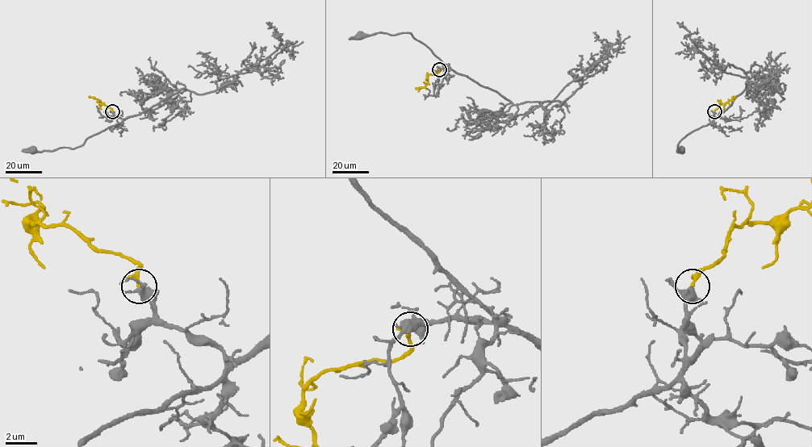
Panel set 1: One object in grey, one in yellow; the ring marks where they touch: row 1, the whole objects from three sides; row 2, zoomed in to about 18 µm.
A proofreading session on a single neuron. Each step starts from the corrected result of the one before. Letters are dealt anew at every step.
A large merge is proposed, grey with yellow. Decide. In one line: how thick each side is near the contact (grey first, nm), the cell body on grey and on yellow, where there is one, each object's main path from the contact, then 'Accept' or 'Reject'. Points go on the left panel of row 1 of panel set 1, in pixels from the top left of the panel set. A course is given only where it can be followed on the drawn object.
Thickness 340 nm (grey) against 280 nm. Soma of grey: (31, 150). Soma of yellow: none. Course of grey: (112, 111), (122, 121), (89, 136), (82, 144), (73, 148), (31, 150). Course of yellow: (112, 111), (110, 108), (100, 104), (97, 99), (89, 96). Accept

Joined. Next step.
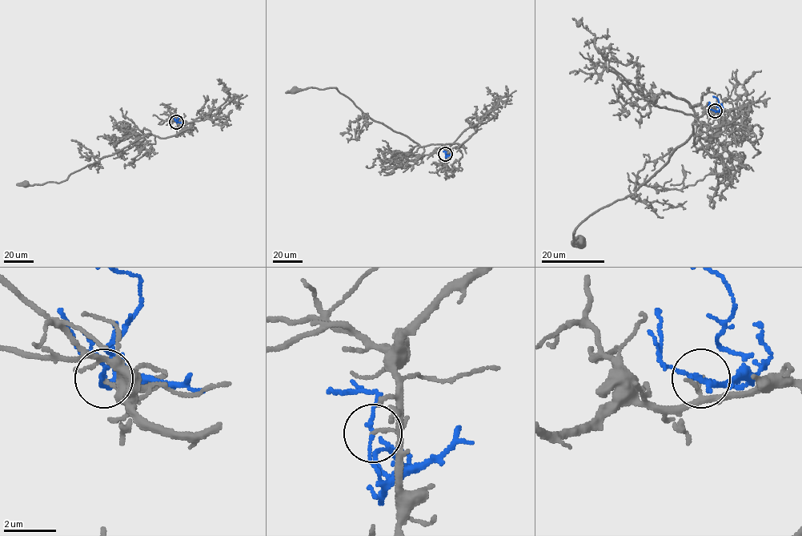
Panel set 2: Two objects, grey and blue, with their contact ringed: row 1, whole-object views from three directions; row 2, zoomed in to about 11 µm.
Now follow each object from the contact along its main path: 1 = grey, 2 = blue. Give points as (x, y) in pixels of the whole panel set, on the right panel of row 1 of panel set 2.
1: (715, 110), (694, 117), (656, 96), (683, 98), (698, 140), (586, 219), (579, 242)
2: (715, 110), (720, 109), (716, 106), (719, 100), (713, 96)

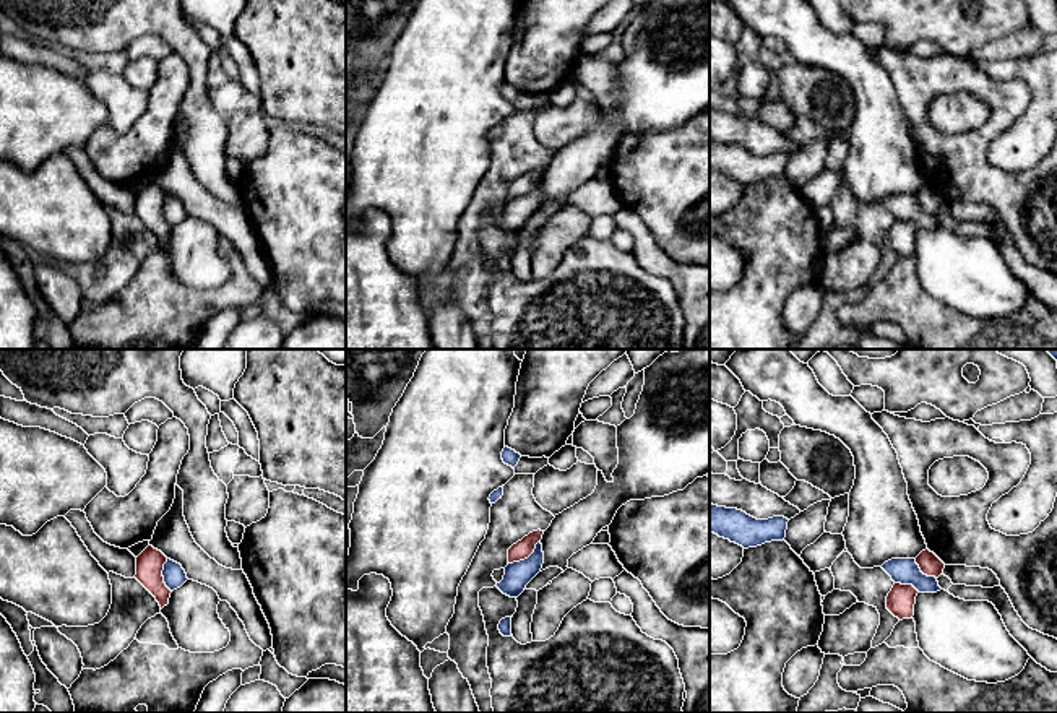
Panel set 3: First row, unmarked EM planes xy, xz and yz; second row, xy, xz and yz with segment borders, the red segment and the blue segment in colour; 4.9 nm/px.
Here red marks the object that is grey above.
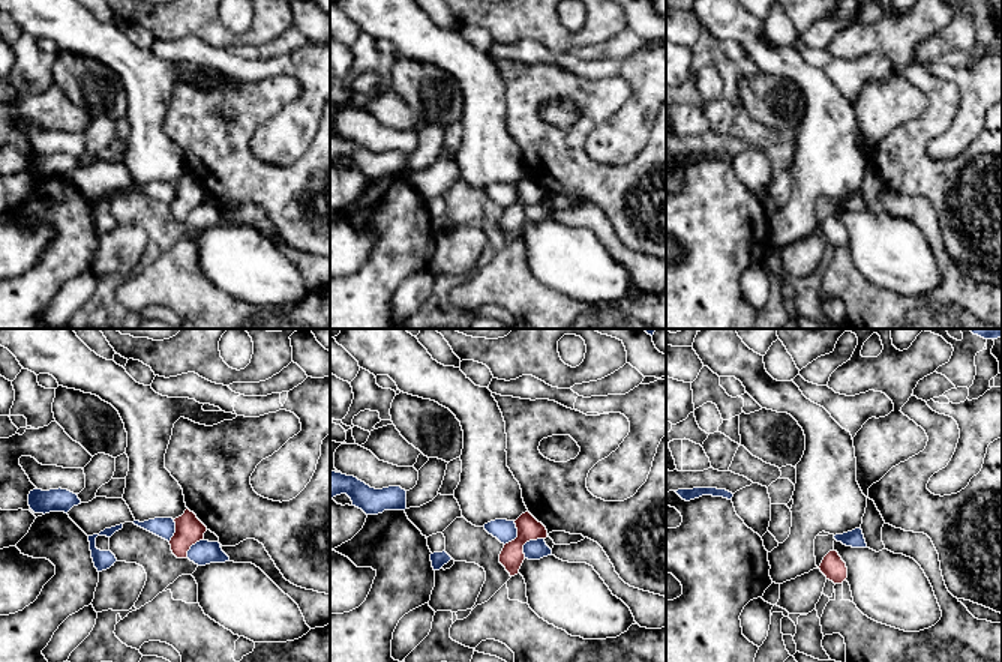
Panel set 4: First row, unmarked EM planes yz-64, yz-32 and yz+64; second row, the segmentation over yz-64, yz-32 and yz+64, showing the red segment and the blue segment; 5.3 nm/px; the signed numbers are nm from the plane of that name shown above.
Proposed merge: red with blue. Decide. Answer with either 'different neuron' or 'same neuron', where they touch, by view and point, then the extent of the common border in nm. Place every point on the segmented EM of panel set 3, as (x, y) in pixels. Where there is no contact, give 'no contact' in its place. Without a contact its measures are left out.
different neuron | xz (526, 557) | 200 nm

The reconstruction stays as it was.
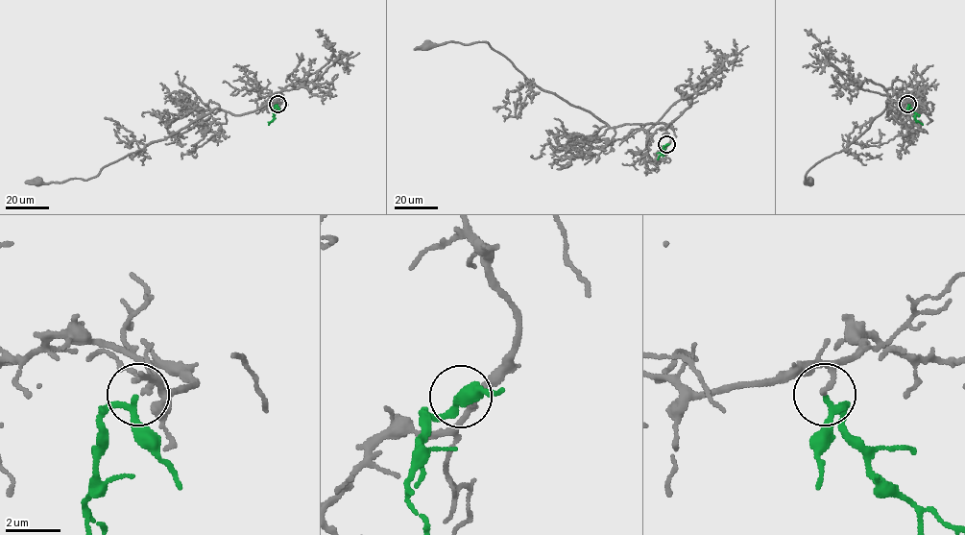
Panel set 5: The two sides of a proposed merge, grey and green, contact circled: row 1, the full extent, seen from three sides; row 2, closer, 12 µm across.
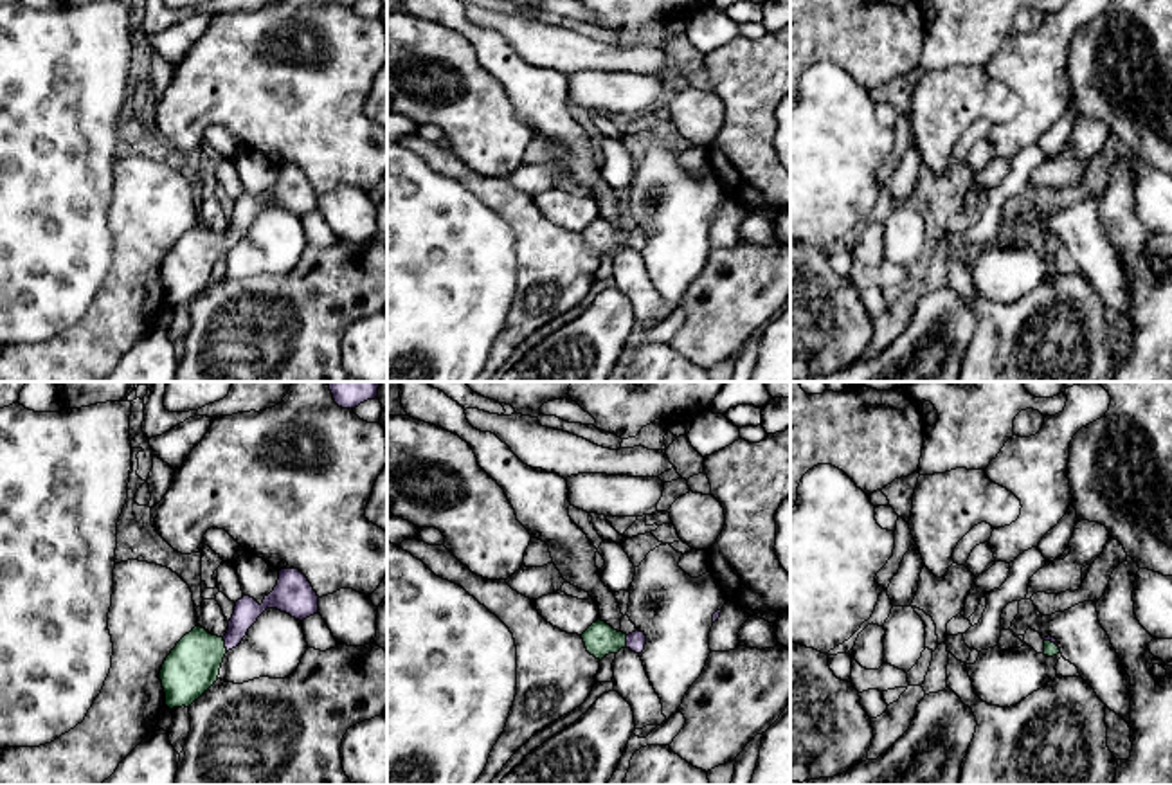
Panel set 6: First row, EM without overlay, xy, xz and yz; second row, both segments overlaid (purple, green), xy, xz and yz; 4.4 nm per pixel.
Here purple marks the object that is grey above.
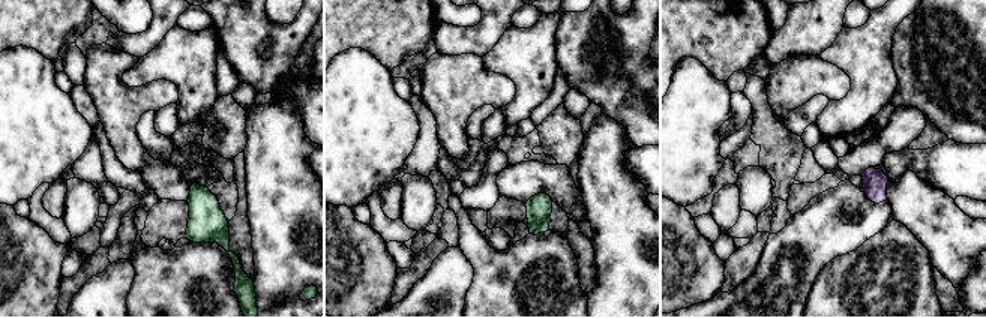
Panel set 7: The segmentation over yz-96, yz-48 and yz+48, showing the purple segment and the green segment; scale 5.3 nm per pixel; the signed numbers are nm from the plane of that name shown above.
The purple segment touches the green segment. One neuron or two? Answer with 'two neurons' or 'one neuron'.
one neuron

